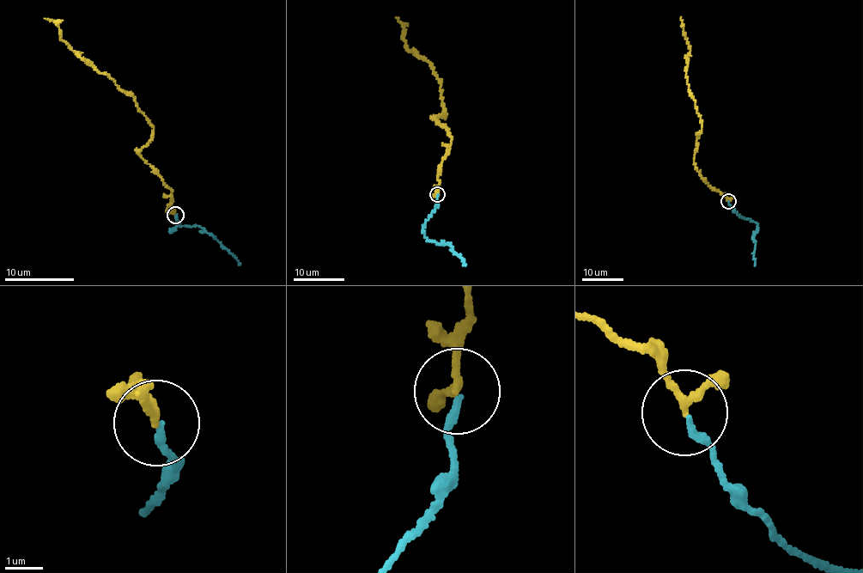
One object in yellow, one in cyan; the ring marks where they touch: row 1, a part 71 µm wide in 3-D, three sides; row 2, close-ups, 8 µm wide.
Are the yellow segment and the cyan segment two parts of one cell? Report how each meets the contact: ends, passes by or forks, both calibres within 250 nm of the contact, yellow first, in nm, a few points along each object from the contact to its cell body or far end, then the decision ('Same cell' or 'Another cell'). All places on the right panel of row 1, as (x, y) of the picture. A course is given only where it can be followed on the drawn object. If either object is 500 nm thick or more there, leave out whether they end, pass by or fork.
At the ring yellow passes by. At the ring cyan ends. Thickness 170 nm (yellow) against 180 nm. Course of yellow: (728, 201), (708, 184), (694, 161), (696, 135), (701, 127), (688, 88), (686, 58), (689, 50), (680, 18). Course of cyan: (729, 202), (735, 212), (756, 222), (755, 265). Same cell

